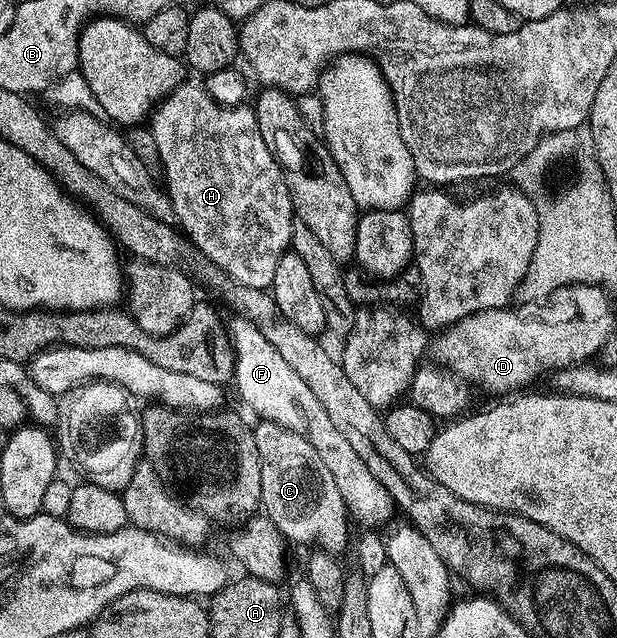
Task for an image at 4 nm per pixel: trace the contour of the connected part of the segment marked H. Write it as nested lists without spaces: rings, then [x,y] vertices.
[[[184,81],[179,84],[177,89],[171,91],[170,94],[164,96],[163,99],[160,100],[160,103],[154,108],[154,111],[152,112],[152,115],[150,116],[150,119],[149,119],[149,128],[157,144],[157,151],[160,157],[161,175],[164,175],[165,177],[165,181],[163,180],[163,183],[164,183],[165,190],[168,195],[168,199],[171,202],[172,214],[174,215],[174,218],[177,217],[180,223],[180,224],[178,223],[178,226],[182,229],[185,236],[190,240],[190,242],[192,243],[192,246],[195,247],[195,249],[200,254],[209,257],[209,259],[213,261],[213,263],[217,265],[218,268],[221,268],[222,271],[227,276],[237,281],[239,284],[246,285],[250,288],[261,288],[263,290],[268,290],[273,281],[274,270],[277,269],[277,263],[280,261],[284,253],[290,250],[290,243],[292,239],[292,229],[295,224],[295,218],[294,218],[294,211],[292,209],[292,198],[289,197],[289,189],[288,189],[288,185],[286,185],[285,183],[284,173],[280,169],[279,162],[277,162],[275,155],[268,148],[268,146],[265,143],[265,139],[261,135],[261,129],[260,129],[259,124],[257,123],[254,108],[251,108],[250,106],[247,106],[247,105],[240,105],[240,106],[233,106],[233,107],[226,107],[224,105],[220,105],[209,96],[209,94],[204,89],[204,86],[201,86],[200,84],[195,85],[193,83],[190,83],[190,81]]]

